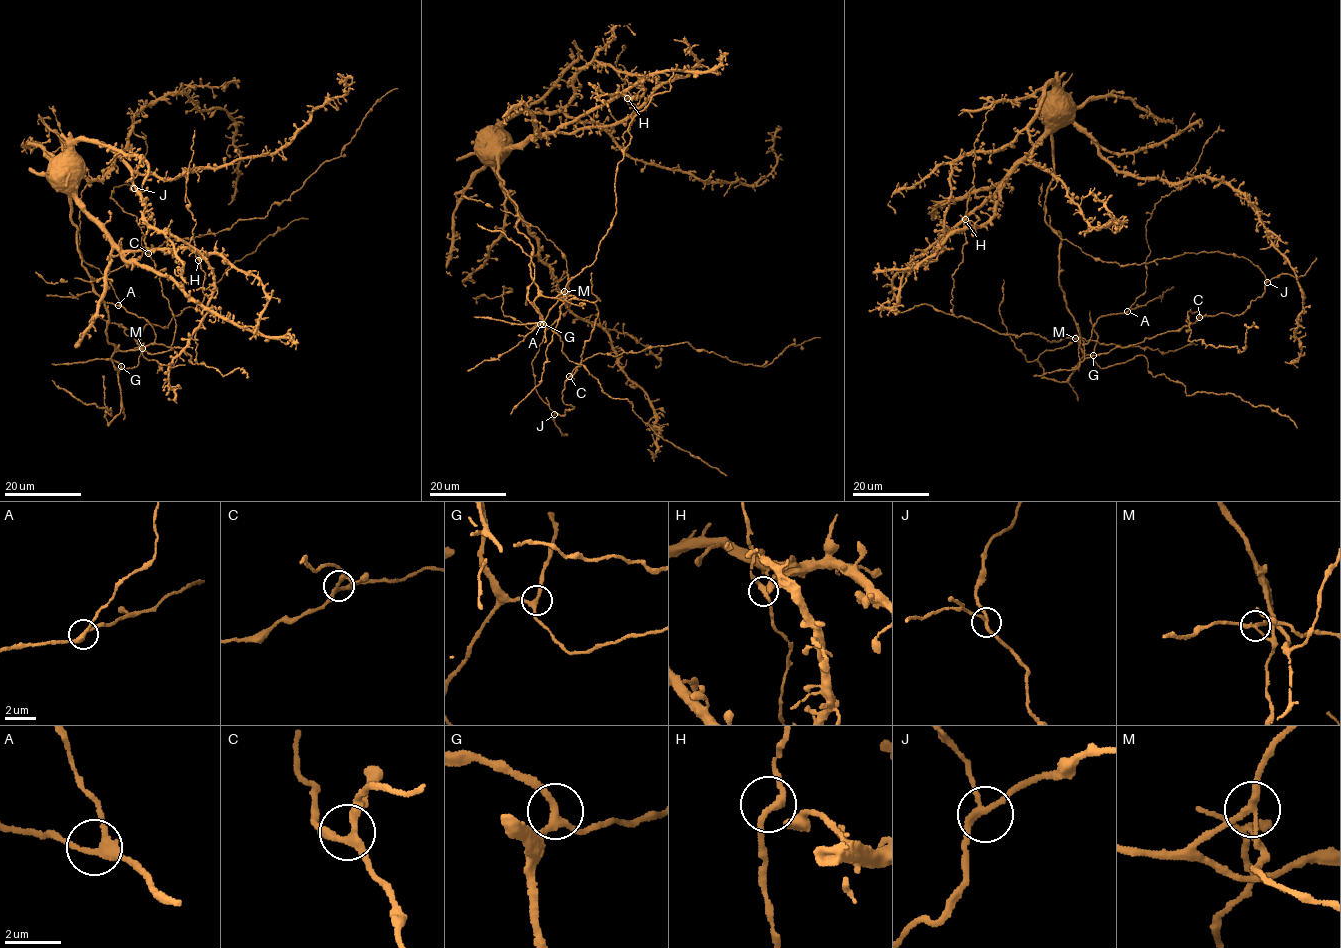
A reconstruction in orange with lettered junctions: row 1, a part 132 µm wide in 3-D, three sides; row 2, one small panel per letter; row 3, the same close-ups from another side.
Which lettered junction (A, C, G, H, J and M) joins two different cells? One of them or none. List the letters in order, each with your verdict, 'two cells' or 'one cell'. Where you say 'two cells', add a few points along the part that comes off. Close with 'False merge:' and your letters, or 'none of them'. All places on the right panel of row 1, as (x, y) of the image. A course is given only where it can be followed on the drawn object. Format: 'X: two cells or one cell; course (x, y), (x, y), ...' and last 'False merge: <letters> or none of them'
A: one cell
C: one cell
G: one cell
H: one cell
J: one cell
M: two cells; course (1075, 339), (1147, 347), (1163, 352), (1191, 343), (1197, 345)
False merge: M

